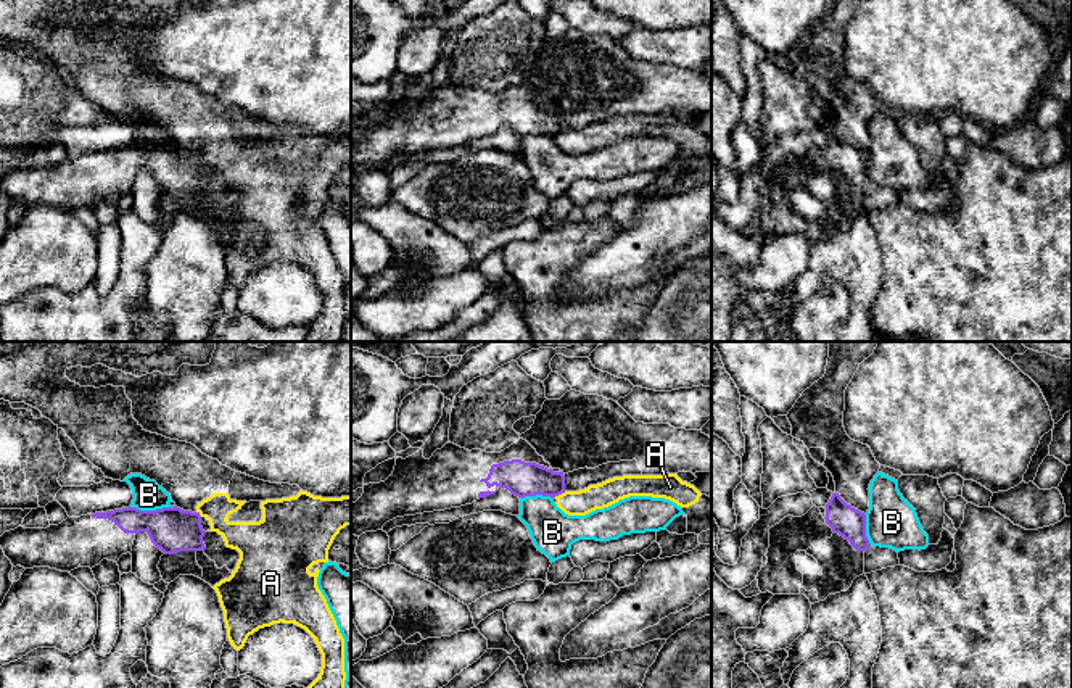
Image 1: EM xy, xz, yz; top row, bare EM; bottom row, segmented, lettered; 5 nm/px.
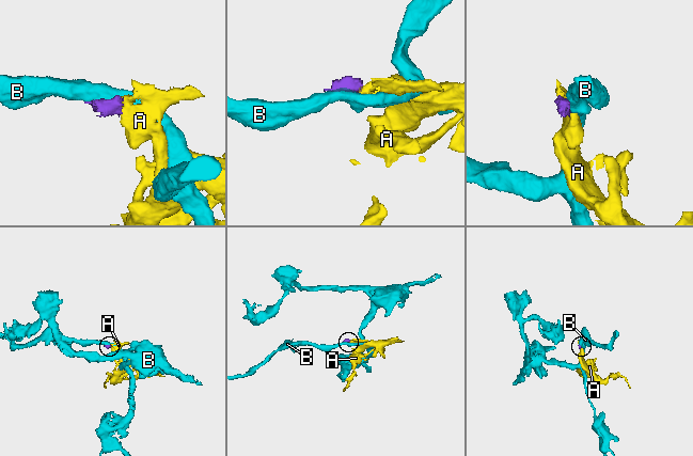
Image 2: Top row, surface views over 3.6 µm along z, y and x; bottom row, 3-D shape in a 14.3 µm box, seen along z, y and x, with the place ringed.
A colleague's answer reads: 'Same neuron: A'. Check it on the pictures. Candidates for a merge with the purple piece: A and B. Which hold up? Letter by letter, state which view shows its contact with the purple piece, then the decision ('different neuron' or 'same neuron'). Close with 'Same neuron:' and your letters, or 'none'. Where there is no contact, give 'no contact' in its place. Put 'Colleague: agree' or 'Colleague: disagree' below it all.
A: meets purple in xz; different neuron
B: meets purple in xy; different neuron
Same neuron: none
Colleague: disagree

